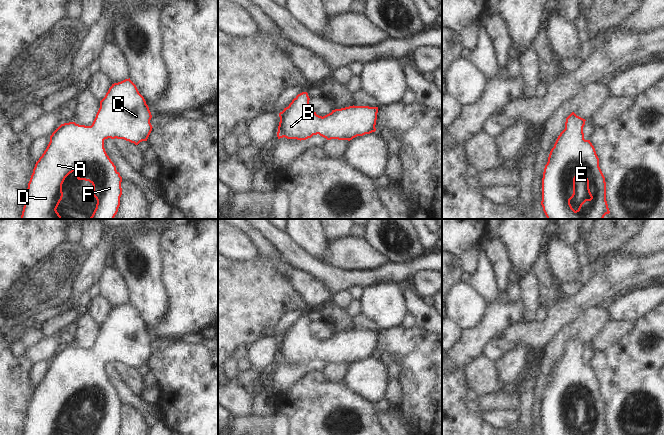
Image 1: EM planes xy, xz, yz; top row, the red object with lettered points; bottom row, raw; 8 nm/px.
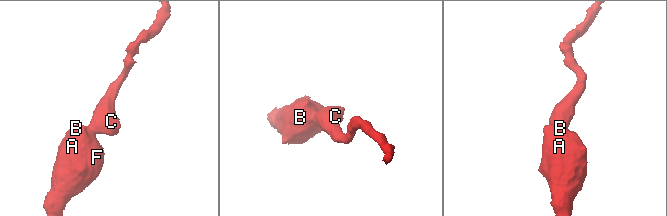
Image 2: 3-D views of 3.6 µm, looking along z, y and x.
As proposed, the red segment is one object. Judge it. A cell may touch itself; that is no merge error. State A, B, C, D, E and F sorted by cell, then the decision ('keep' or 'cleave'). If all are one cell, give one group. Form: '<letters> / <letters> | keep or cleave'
A B C D E F | keep

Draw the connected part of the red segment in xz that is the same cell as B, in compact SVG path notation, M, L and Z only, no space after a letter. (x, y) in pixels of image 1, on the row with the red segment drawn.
M307 92L298 94L279 113L277 137L306 140L319 134L327 140L352 140L376 131L378 107L349 106L319 116L309 108Z

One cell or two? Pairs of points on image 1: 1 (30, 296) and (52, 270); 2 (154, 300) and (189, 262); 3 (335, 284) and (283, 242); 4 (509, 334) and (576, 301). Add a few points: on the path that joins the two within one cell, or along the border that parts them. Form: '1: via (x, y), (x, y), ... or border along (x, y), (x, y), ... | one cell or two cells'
1: via (36, 290), (50, 276) | one cell
2: border along (161, 265), (161, 280), (167, 297), (167, 311) | two cells
3: via (322, 273), (302, 261), (296, 255) | one cell
4: via (526, 334), (541, 333), (559, 316) | one cell

